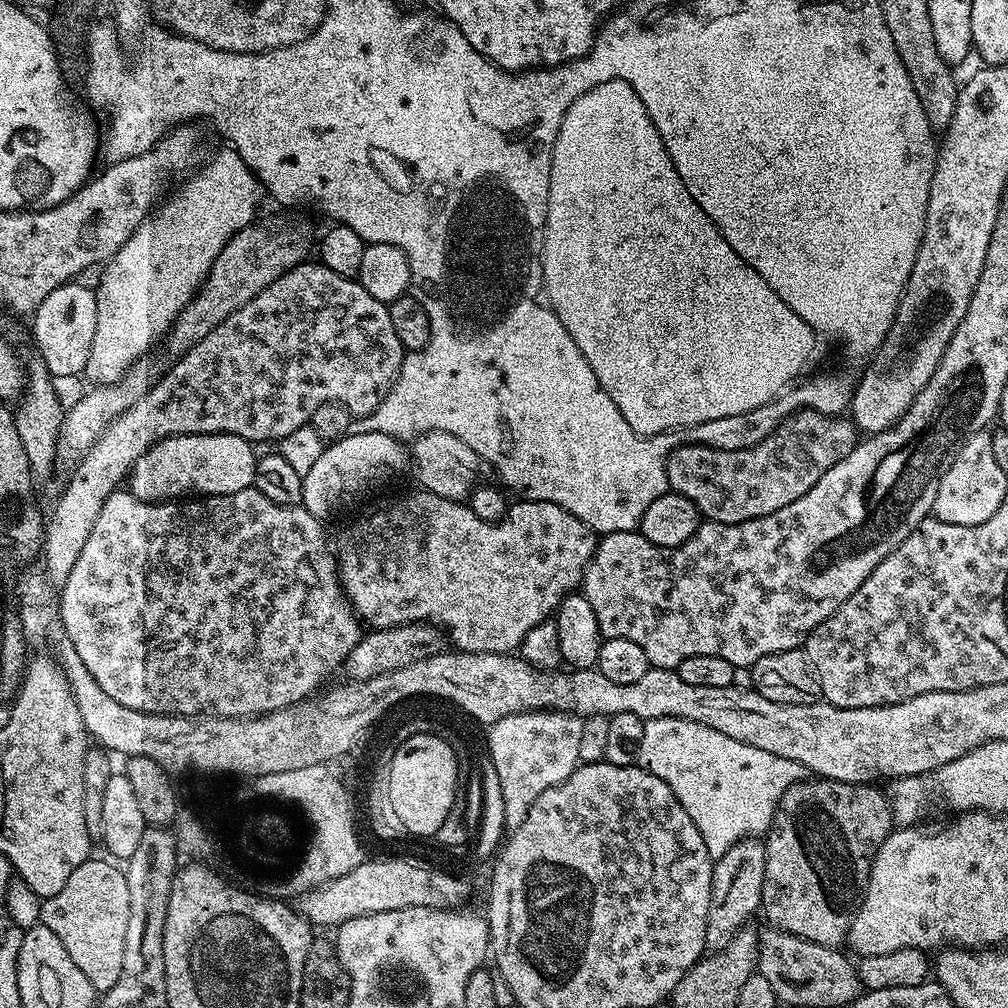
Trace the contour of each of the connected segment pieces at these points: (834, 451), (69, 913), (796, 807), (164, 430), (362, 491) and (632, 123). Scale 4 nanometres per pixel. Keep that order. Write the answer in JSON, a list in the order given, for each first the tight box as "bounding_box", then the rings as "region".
[{"bounding_box":[666,410,858,524],"region":[[[801,410],[784,421],[758,446],[746,450],[718,450],[687,442],[668,456],[666,474],[671,491],[690,498],[705,521],[713,524],[741,524],[790,506],[802,498],[858,443],[858,429],[851,419],[824,416]]]},{"bounding_box":[40,858,130,993],"region":[[[89,858],[70,874],[70,879],[58,894],[47,897],[40,906],[40,921],[66,946],[66,954],[70,954],[74,966],[90,978],[97,993],[106,993],[116,982],[122,971],[122,950],[126,946],[126,921],[130,919],[130,889],[126,886],[126,878],[123,871],[111,859],[96,860]]]},{"bounding_box":[762,778,894,948],"region":[[[805,778],[799,780],[794,786],[790,786],[786,790],[786,794],[782,794],[782,798],[778,802],[775,814],[772,815],[772,826],[766,833],[764,840],[764,849],[766,850],[766,874],[764,875],[764,898],[762,901],[762,916],[769,920],[773,929],[789,932],[803,940],[810,942],[818,942],[827,948],[840,948],[847,941],[848,931],[852,925],[852,920],[856,917],[856,913],[860,911],[860,905],[864,902],[864,887],[868,885],[868,872],[872,868],[874,858],[878,854],[878,850],[882,846],[882,842],[886,842],[886,838],[894,830],[892,822],[892,807],[888,805],[887,795],[883,791],[880,792],[875,783],[871,784],[847,784],[846,782],[838,782],[837,780],[826,780],[823,778]]]},{"bounding_box":[42,262,406,589],"region":[[[305,262],[270,282],[266,290],[254,294],[246,306],[234,310],[226,322],[214,326],[206,338],[175,363],[161,380],[159,377],[153,383],[151,391],[113,420],[94,446],[79,457],[80,465],[73,470],[52,517],[49,515],[44,525],[42,571],[53,589],[63,588],[66,578],[70,578],[70,570],[74,570],[74,562],[78,562],[90,539],[90,530],[94,530],[102,502],[125,483],[138,457],[157,440],[186,434],[232,434],[249,442],[279,442],[305,427],[323,404],[339,404],[356,418],[369,416],[378,410],[400,377],[406,364],[406,349],[398,342],[388,305],[366,294],[359,279],[334,274],[334,270],[319,262]]]},{"bounding_box":[302,432,410,521],"region":[[[358,432],[345,434],[339,440],[329,443],[325,447],[323,454],[310,466],[308,472],[303,473],[304,485],[302,486],[302,507],[317,520],[327,521],[327,516],[332,516],[335,512],[340,512],[343,508],[351,506],[355,500],[363,498],[367,492],[372,492],[375,488],[380,488],[387,482],[388,476],[396,476],[410,464],[410,452],[407,447],[400,444],[401,441],[395,435],[386,432]]]},{"bounding_box":[540,80,818,436],"region":[[[621,80],[602,82],[602,86],[588,90],[574,102],[574,106],[570,106],[570,110],[566,110],[562,118],[550,162],[548,213],[544,219],[544,245],[540,247],[540,261],[547,307],[552,309],[558,322],[566,326],[566,334],[574,338],[578,350],[582,350],[582,358],[586,358],[590,370],[594,370],[595,383],[607,390],[614,406],[618,406],[622,418],[626,418],[637,436],[660,436],[663,432],[693,428],[718,418],[750,414],[758,410],[758,406],[766,406],[781,395],[817,351],[818,336],[813,328],[802,322],[802,318],[798,318],[798,314],[794,314],[794,310],[790,310],[790,306],[786,306],[786,302],[782,302],[782,298],[770,290],[766,278],[762,278],[754,266],[747,264],[736,253],[734,246],[722,238],[718,226],[714,226],[702,206],[690,198],[690,190],[686,190],[650,114],[646,114],[642,98],[634,94],[634,86]]]}]

